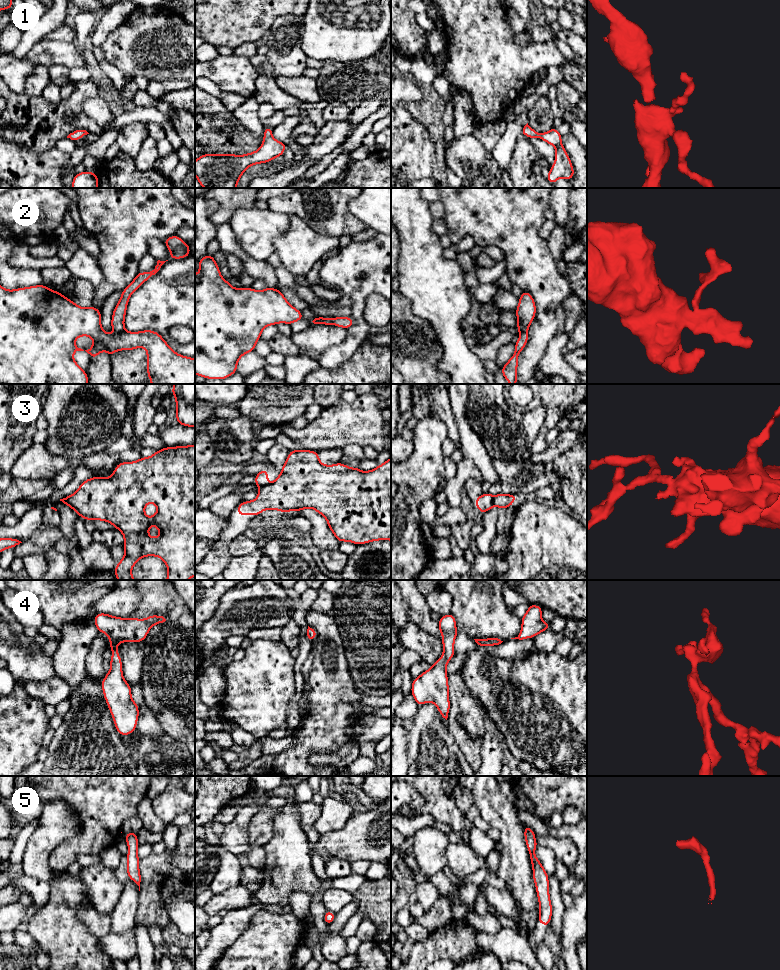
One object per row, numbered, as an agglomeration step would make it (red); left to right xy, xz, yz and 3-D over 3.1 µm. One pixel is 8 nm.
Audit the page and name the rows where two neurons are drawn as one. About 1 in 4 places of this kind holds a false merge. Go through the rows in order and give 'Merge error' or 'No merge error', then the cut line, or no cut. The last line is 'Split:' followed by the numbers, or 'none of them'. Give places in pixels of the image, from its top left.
1: No merge error. No split
2: Merge error. Split along xy (124, 330), (118, 333)
3: Merge error. Split along yz (492, 496), (493, 505)
4: No merge error. No split
5: No merge error. No split
Split: 2, 3

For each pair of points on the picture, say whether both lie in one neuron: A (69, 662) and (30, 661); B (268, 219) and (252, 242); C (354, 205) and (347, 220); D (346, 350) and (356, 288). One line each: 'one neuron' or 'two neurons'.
A: two neurons
B: one neuron
C: two neurons
D: one neuron

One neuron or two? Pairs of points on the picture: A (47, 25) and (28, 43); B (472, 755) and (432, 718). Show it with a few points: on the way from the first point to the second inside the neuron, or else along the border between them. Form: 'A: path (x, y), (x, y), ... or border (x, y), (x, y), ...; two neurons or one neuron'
A: path (42, 30), (41, 33), (38, 33), (33, 38); one neuron
B: border (446, 720), (448, 731), (464, 757); two neurons

